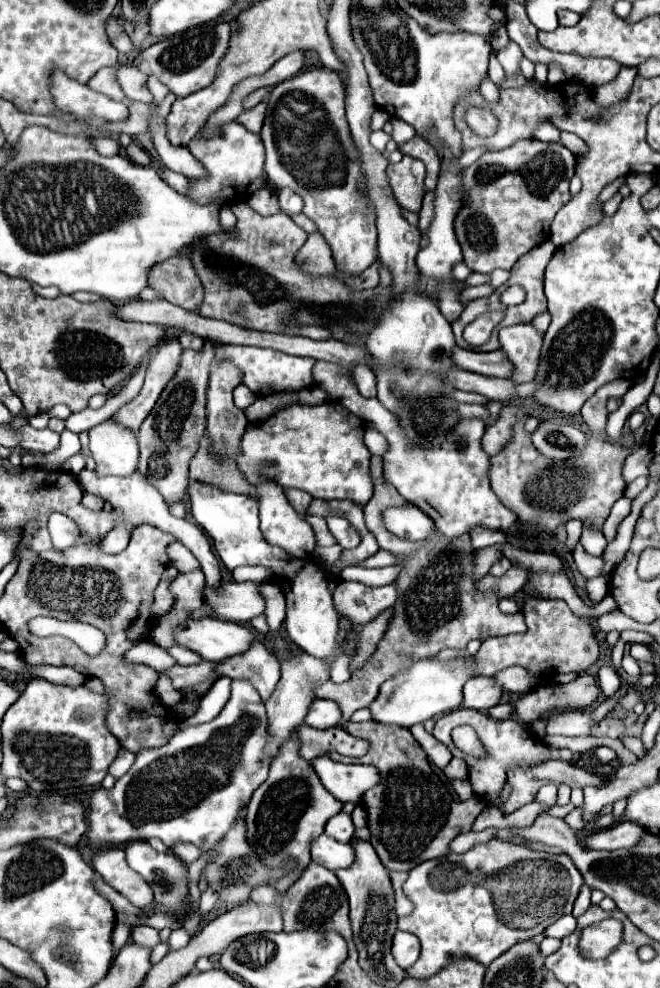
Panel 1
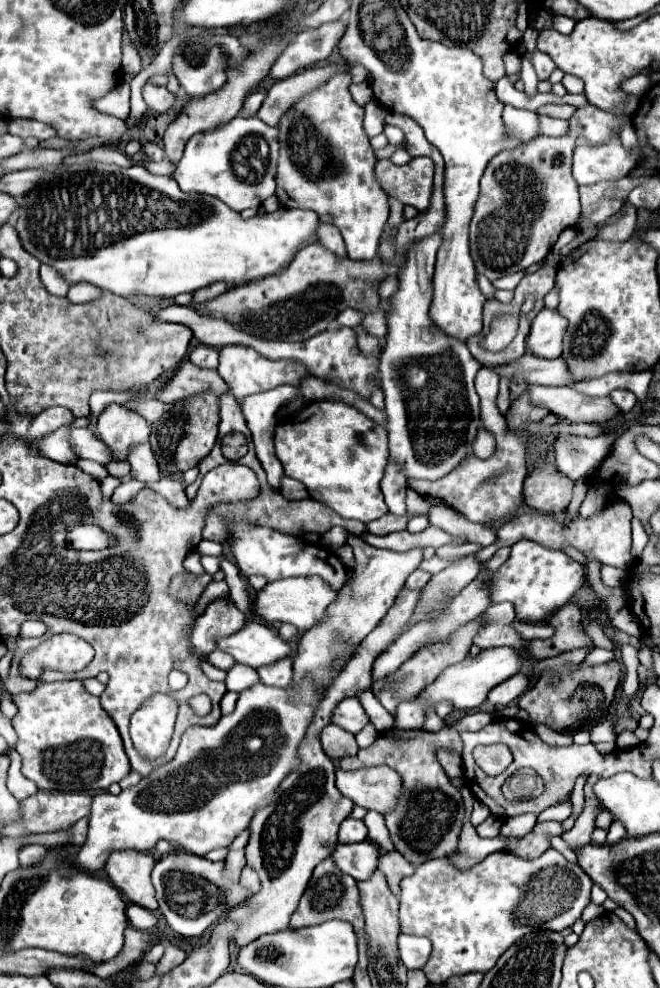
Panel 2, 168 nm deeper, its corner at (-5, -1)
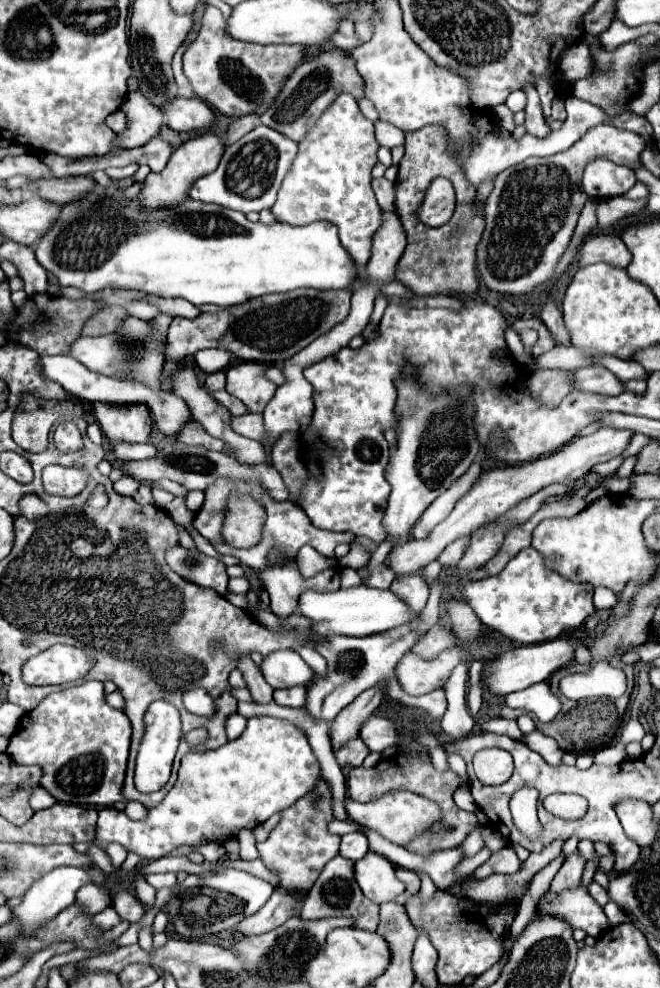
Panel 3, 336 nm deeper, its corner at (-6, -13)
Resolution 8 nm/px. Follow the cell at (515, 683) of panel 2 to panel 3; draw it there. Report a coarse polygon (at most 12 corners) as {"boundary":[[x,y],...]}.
{"boundary":[[546,681],[508,693],[506,705],[534,713],[542,723],[562,709]]}

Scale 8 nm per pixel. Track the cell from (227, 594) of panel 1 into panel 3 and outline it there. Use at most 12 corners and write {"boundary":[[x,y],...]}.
{"boundary":[[366,585],[306,591],[314,633],[364,637],[418,617],[396,593]]}

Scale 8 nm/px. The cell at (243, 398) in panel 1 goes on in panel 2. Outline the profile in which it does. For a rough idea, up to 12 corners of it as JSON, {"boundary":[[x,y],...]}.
{"boundary":[[281,385],[241,401],[257,459],[279,491],[283,467],[273,451],[275,413],[297,395]]}

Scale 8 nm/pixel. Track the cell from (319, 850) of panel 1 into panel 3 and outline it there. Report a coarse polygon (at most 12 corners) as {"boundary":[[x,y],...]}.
{"boundary":[[378,853],[356,861],[356,881],[376,905],[394,901],[404,883]]}

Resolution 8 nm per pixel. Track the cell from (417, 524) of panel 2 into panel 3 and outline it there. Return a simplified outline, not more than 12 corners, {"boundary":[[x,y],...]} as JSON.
{"boundary":[[480,461],[442,493],[418,519],[414,539],[424,539],[448,517],[480,473]]}

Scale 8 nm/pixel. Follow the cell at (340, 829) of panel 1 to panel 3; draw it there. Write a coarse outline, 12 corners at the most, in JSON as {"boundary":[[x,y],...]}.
{"boundary":[[364,833],[342,835],[340,855],[358,861],[368,853]]}

